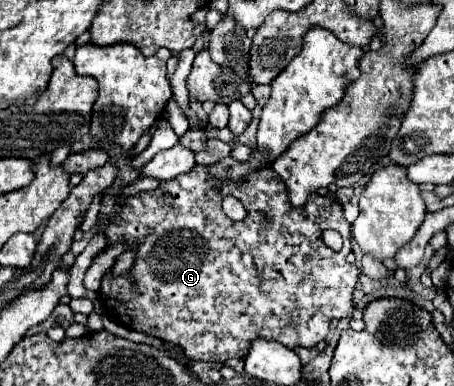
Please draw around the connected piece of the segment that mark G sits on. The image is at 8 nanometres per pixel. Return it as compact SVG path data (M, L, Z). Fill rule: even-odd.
M194 166L174 180L160 182L156 190L128 198L118 214L114 214L118 194L102 198L100 220L110 220L106 228L110 244L128 240L128 246L136 246L136 260L130 272L118 278L108 274L102 280L100 300L112 320L182 346L188 360L226 362L228 358L244 358L250 344L258 338L280 342L286 348L314 348L326 338L332 320L352 318L356 308L352 294L360 270L346 262L352 250L352 226L344 218L338 200L314 194L306 208L290 208L286 204L286 188L282 188L282 180L270 168L256 172L238 186L226 184L222 190L210 188L206 180L200 180L200 174L206 174L206 168ZM226 194L236 196L248 210L242 222L234 222L222 212L222 198ZM326 228L342 234L344 248L340 252L322 242Z

